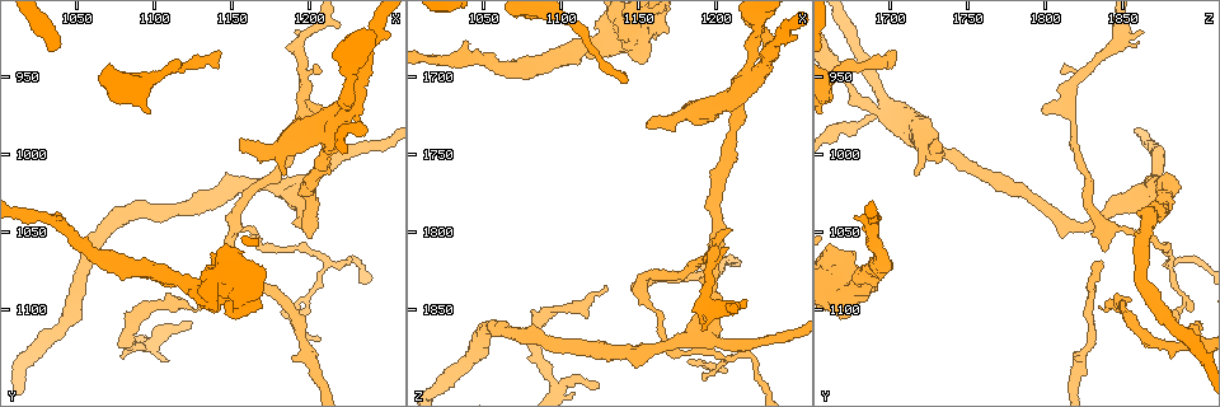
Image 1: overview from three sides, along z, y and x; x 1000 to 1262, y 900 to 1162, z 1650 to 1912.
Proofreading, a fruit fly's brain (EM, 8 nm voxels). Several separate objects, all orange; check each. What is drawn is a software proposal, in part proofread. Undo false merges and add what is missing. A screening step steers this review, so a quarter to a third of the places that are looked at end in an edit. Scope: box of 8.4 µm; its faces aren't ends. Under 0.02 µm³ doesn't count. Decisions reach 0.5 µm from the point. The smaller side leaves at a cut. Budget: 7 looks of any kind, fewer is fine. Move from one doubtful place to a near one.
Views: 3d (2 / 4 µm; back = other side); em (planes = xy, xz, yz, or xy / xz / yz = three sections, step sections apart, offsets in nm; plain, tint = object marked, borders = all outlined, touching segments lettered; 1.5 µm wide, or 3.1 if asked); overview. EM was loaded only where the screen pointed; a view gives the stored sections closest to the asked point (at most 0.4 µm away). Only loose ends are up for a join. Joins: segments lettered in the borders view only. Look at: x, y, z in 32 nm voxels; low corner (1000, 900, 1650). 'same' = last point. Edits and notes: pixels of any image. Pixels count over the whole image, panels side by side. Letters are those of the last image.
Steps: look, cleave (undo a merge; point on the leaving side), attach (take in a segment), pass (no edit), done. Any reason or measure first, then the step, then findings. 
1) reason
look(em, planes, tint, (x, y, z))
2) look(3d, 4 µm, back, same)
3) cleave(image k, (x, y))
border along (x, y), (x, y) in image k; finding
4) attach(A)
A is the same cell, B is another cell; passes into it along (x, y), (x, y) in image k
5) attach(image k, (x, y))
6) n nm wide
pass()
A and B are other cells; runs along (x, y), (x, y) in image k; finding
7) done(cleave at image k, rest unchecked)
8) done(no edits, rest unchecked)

thick turns thin
look(3d, 2 µm, (1228, 968, 1694))

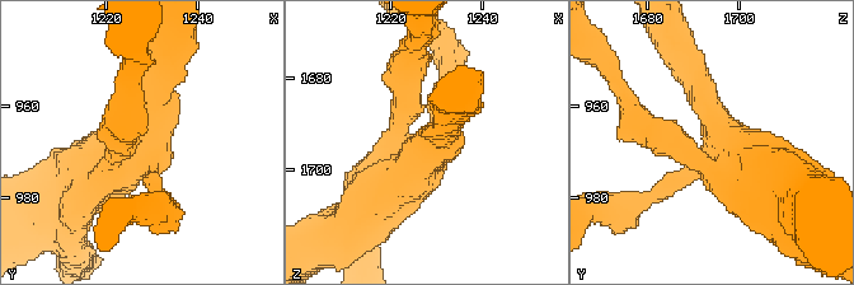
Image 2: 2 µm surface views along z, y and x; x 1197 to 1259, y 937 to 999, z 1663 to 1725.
4 arms
look(em, xz, step 4, borders, (1226, 968, 1694))

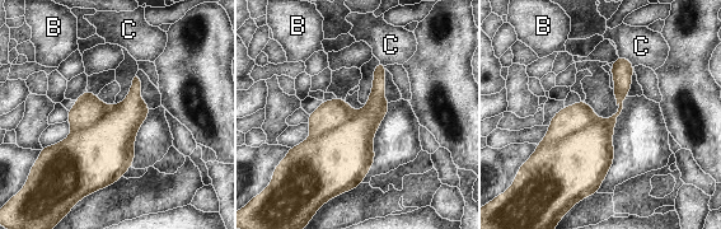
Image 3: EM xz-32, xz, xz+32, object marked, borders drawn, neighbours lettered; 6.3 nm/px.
cleave(image 3, (558, 174))
B and C are other cells; border along (598, 118), (538, 148) in image 3; a second neuron is stuck on

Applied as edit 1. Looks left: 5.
free end
look(3d, 4 µm, (1142, 934, 1704))

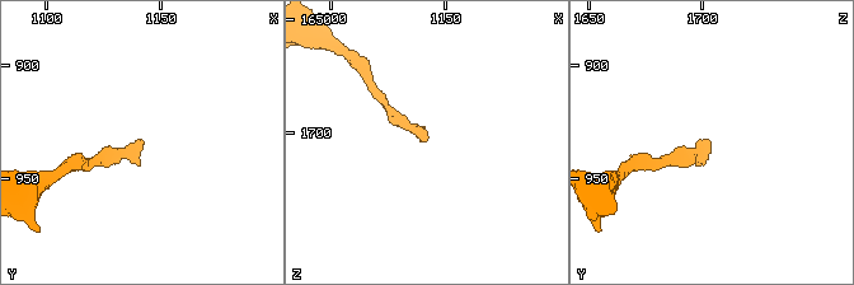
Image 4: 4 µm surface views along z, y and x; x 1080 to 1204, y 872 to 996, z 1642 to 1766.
need the tissue
look(em, planes, plain, (1141, 935, 1703))

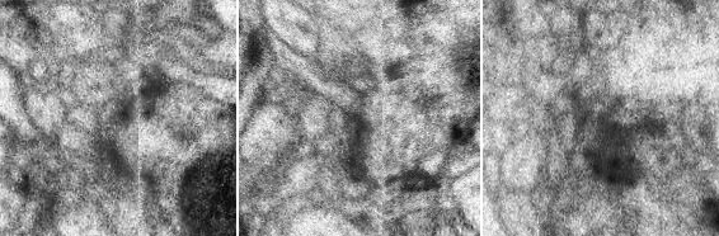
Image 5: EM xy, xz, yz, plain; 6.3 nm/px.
what lies round it
look(em, planes, borders, same)

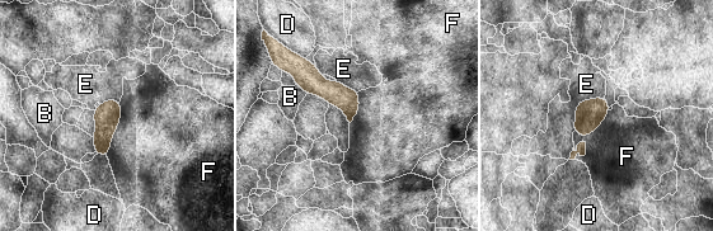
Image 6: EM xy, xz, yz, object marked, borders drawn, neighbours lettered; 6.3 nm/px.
pass()
B, D, E and F are other cells; no lettered segment goes on from it

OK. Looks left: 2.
a fork
look(3d, 2 µm, (1212, 1070, 1882))

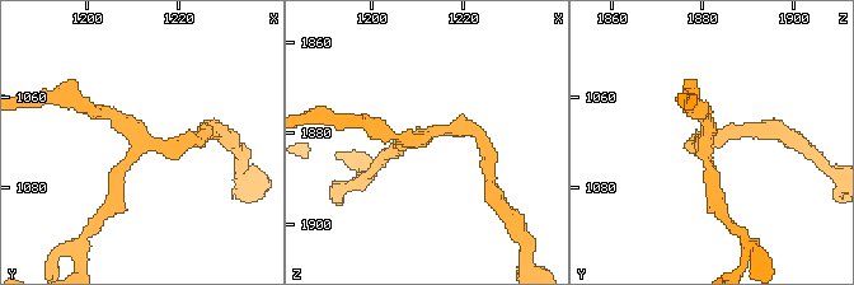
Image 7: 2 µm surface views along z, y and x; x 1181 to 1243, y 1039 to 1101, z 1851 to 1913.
look(em, xy, step 4, borders, (1210, 1068, 1881))

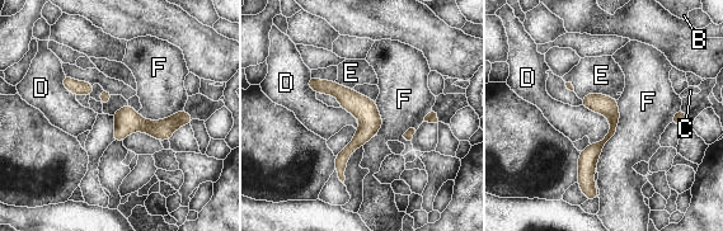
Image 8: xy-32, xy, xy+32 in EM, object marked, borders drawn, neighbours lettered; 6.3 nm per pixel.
130 nm wide
pass()
B, C, D, E and F are other cells; border along (581, 104), (608, 119), (601, 141) in image 8; continuous, no second neuron

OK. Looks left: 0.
done(cleave at image 3, rest unchecked)

